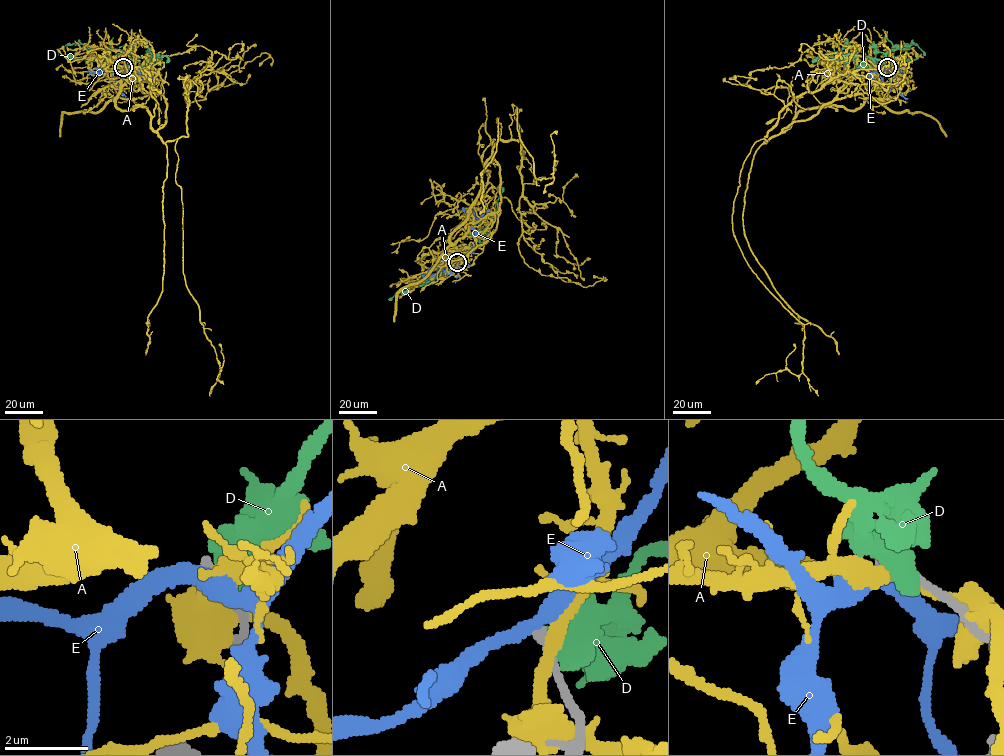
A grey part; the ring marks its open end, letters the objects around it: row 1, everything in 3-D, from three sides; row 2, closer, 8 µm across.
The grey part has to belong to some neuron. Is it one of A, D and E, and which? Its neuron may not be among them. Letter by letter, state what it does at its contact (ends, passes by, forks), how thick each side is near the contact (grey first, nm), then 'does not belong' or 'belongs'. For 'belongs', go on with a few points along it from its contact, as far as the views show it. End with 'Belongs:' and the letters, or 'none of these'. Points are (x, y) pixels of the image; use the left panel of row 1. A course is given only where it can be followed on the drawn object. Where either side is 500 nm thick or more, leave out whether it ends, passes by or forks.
A: it passes by; 280 nm thick on the grey side, 320 nm on the other; does not belong
D: 280 nm thick on the grey side, 700 nm on the other; does not belong
E: it passes by; 240 nm thick on the grey side, 360 nm on the other; does not belong
Belongs: none of these

